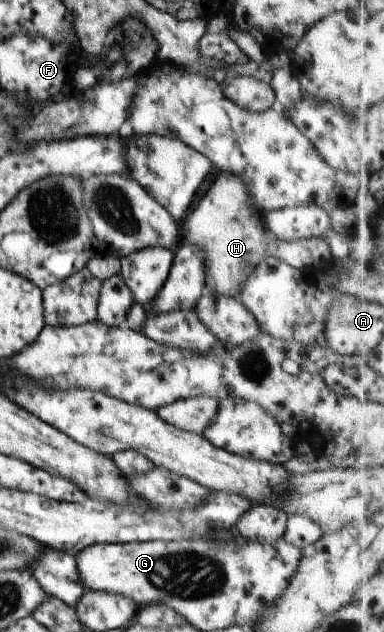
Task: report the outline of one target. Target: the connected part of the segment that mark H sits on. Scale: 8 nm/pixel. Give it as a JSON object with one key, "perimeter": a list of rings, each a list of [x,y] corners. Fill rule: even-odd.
{"perimeter":[[[229,173],[219,175],[219,179],[211,185],[207,195],[199,201],[199,205],[191,211],[191,215],[187,215],[183,225],[185,241],[187,241],[187,229],[189,229],[189,243],[193,241],[195,245],[201,245],[201,249],[207,255],[207,271],[205,271],[207,295],[215,293],[239,299],[241,285],[265,257],[275,257],[291,265],[293,269],[321,267],[325,261],[333,260],[325,238],[286,242],[277,239],[268,231],[265,233],[259,217],[251,209],[245,185],[239,181],[239,177],[231,177]]]}

